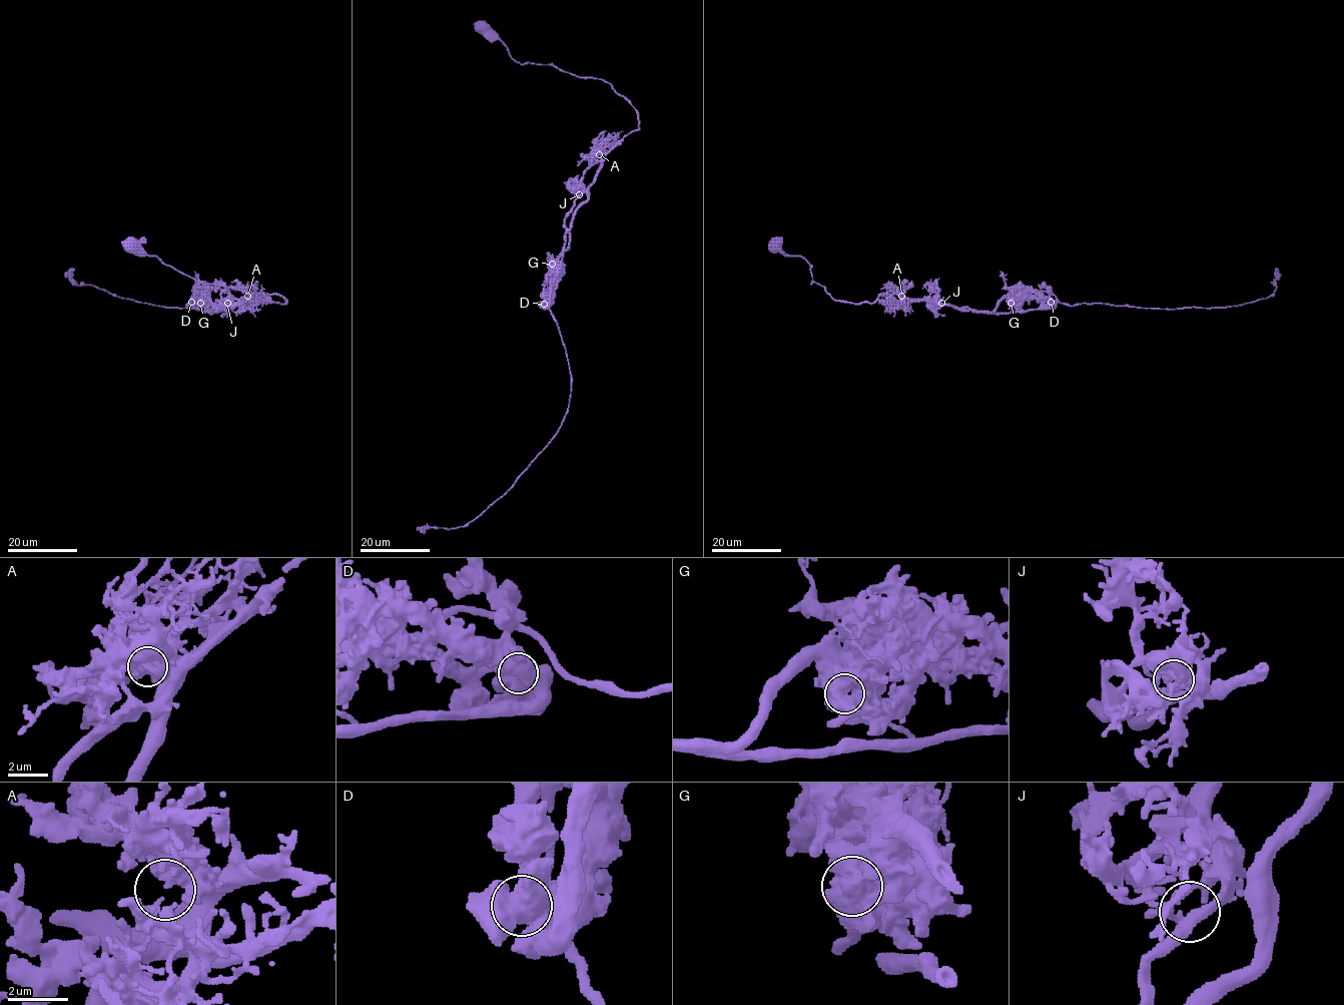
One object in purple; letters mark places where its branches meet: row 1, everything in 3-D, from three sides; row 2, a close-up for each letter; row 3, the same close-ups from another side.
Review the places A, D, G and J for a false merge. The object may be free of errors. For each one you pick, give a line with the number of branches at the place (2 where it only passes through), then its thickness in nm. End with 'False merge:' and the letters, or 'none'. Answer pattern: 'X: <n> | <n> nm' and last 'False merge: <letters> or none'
G: 1 | 1050 nm
False merge: G

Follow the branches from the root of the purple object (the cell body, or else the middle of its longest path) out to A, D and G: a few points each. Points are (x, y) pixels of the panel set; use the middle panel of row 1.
A: (483, 28), (498, 36), (516, 61), (603, 79), (628, 101), (639, 127), (599, 154)
D: (483, 28), (521, 64), (552, 64), (608, 82), (637, 113), (639, 127), (605, 156), (576, 211), (544, 304)
G: (483, 28), (516, 61), (603, 79), (636, 110), (639, 127), (605, 156), (574, 216), (569, 246), (552, 264)

